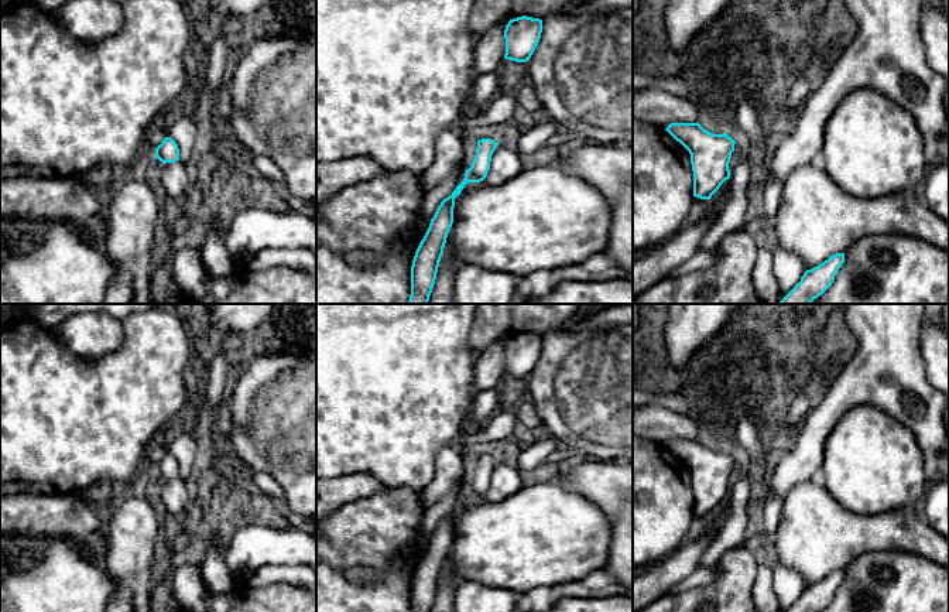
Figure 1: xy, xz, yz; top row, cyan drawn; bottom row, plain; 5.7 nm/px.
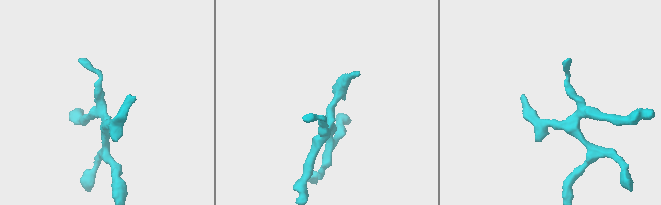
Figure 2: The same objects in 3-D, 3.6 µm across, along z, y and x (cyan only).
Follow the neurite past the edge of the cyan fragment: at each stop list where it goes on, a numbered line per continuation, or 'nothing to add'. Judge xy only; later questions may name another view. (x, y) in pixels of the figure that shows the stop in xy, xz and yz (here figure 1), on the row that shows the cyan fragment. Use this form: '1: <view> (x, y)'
nothing to add

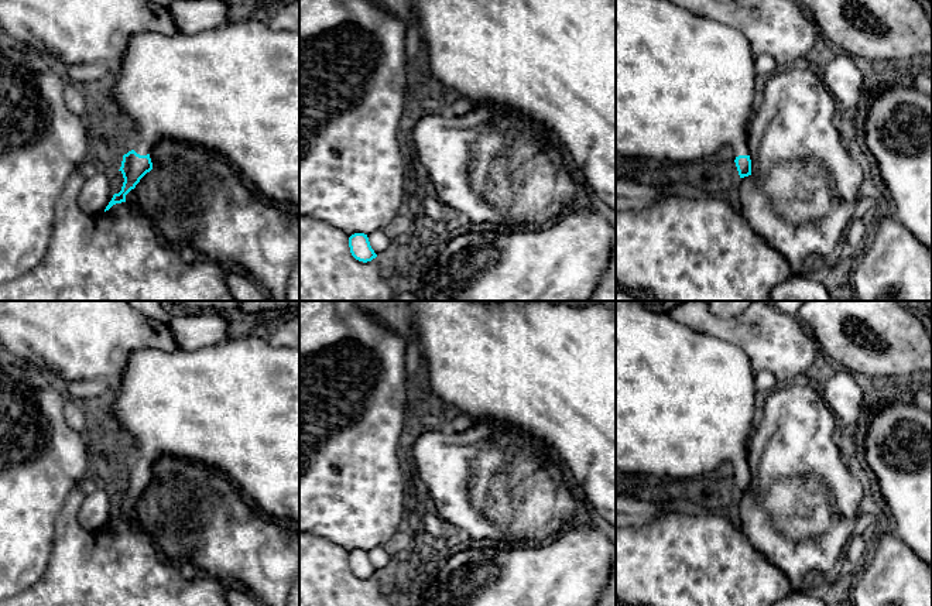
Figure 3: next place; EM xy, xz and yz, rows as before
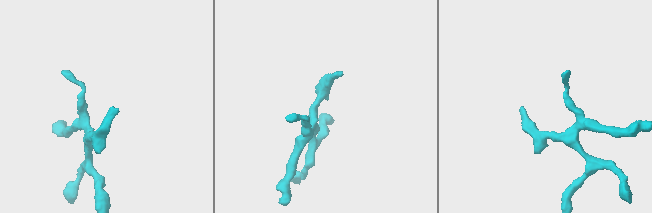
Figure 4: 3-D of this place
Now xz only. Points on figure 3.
nothing to add

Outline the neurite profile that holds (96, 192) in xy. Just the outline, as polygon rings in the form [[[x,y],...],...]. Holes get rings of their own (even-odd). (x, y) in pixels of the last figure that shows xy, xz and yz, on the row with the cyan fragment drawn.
[[[102,167],[95,177],[85,181],[78,195],[78,203],[85,213],[97,215],[106,209],[114,195],[110,178],[112,171]]]

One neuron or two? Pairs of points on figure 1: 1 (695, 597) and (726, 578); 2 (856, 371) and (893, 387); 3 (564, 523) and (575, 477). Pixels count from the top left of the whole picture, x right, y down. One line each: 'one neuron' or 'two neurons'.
1: one neuron
2: one neuron
3: two neurons

